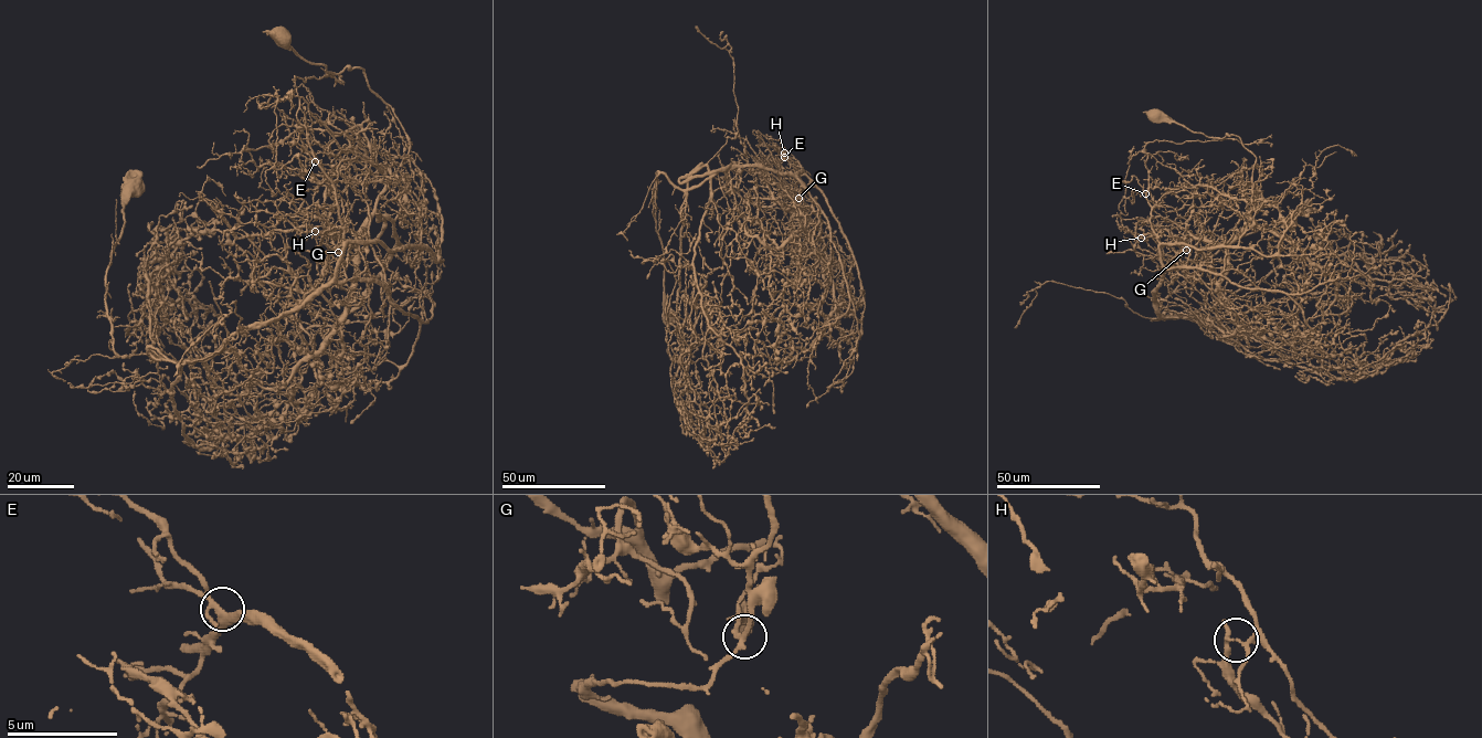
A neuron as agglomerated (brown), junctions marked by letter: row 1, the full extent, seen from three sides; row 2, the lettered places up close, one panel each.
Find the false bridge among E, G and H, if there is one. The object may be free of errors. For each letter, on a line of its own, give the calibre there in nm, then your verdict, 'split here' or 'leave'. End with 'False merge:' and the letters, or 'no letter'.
E: 320 nm | leave
G: 200 nm | leave
H: 150 nm | split here
False merge: H

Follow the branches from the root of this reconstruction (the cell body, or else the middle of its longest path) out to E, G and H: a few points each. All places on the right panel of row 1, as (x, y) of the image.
E: (1156, 118), (1209, 137), (1237, 136), (1256, 158), (1253, 196), (1247, 203), (1203, 186), (1150, 187), (1145, 193)
G: (1156, 118), (1209, 137), (1236, 135), (1256, 158), (1246, 224), (1226, 243), (1192, 238), (1192, 251), (1186, 250)
H: (1156, 118), (1209, 137), (1237, 136), (1256, 158), (1253, 196), (1247, 222), (1226, 243), (1161, 232), (1141, 238)

